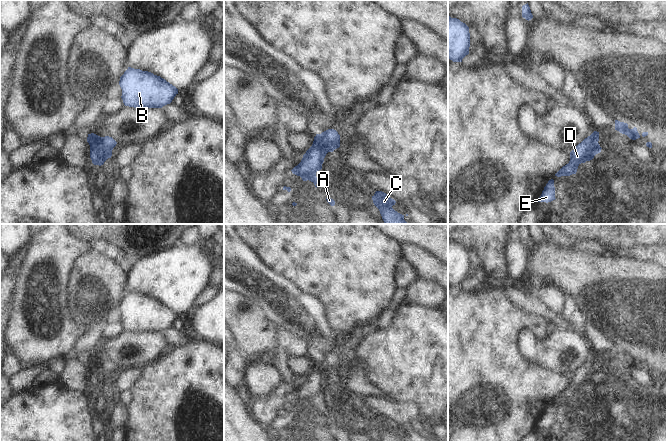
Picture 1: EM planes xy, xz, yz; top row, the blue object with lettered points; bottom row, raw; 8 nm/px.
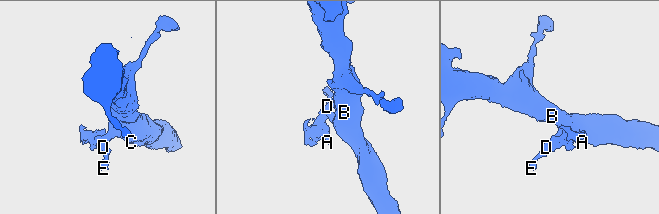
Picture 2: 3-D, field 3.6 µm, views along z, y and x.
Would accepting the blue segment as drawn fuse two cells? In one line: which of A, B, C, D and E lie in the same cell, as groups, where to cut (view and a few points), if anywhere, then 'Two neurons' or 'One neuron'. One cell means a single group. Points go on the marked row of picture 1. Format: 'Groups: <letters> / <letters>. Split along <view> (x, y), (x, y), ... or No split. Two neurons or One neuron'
Groups: A / B C D E. Split along yz (597, 142), (589, 146), (585, 160). Two neurons.

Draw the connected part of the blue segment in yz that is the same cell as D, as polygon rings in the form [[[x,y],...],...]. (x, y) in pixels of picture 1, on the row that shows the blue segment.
[[[594,131],[590,136],[585,138],[581,143],[579,143],[571,152],[570,152],[570,161],[568,164],[563,166],[555,176],[570,176],[576,174],[578,166],[581,163],[586,162],[588,155],[588,148],[590,145],[598,143],[599,141],[599,132]]]

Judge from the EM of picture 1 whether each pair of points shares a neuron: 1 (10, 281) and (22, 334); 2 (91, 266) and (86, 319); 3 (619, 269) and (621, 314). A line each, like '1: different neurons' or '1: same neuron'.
1: different neurons
2: same neuron
3: same neuron

